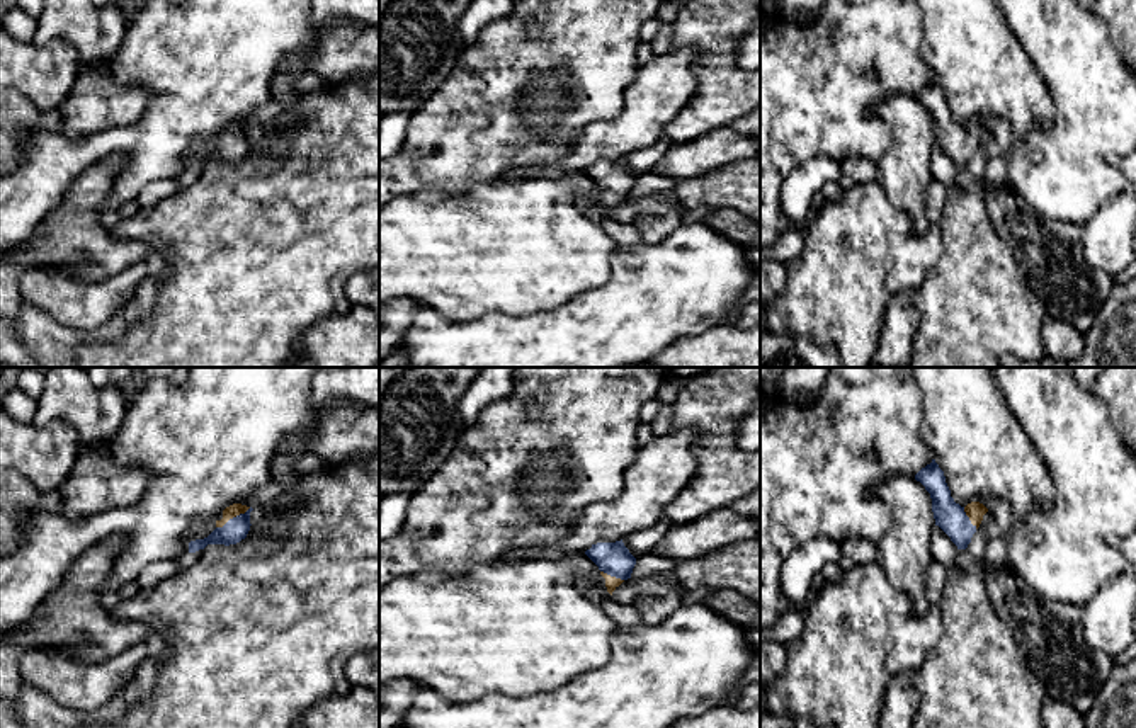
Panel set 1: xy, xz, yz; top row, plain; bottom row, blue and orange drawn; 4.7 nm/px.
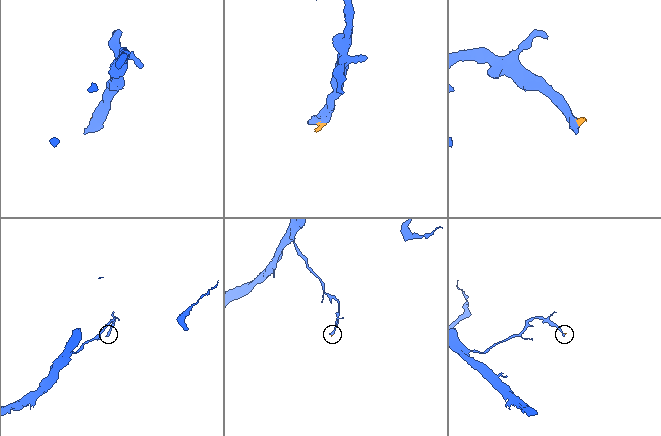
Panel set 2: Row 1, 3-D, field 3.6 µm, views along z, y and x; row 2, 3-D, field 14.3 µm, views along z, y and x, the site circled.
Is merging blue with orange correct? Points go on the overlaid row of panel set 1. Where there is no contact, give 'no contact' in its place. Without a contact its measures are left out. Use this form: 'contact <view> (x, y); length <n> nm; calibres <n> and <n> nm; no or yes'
contact xy (233, 517); length 190 nm; calibres 110 and 60 nm; yes

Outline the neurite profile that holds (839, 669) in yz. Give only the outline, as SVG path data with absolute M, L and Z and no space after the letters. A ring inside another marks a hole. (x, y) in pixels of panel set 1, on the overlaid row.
M878 561L854 565L833 583L826 582L809 606L799 607L803 616L801 634L786 643L786 670L765 687L765 706L774 714L803 716L818 726L832 728L878 728L883 699L889 682L901 672L917 672L925 657L937 646L942 636L942 595L947 568L932 561L927 570L925 592L929 612L917 617L912 612L912 600L895 589L888 573Z

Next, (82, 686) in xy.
M138 643L119 655L88 662L71 646L39 646L19 658L19 674L60 706L90 714L122 689L150 653L146 643Z

